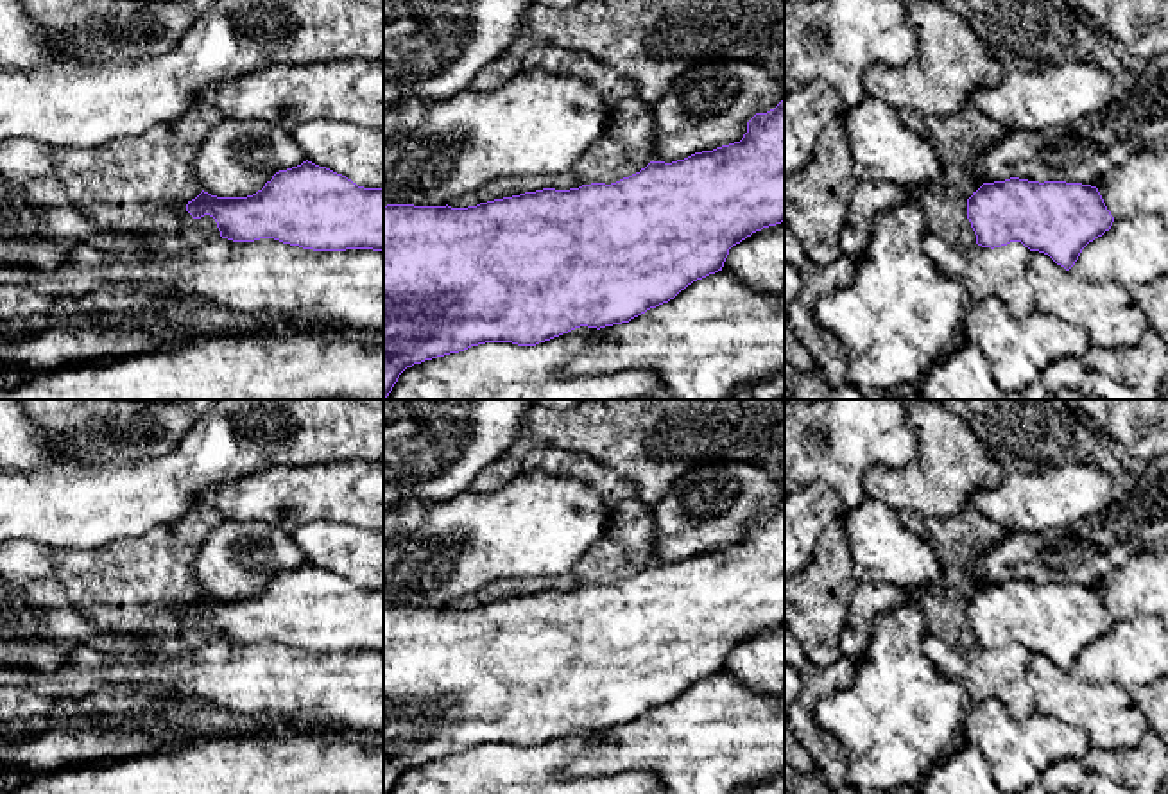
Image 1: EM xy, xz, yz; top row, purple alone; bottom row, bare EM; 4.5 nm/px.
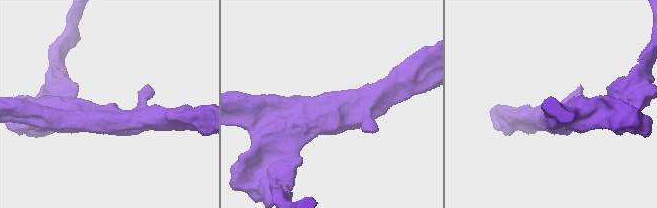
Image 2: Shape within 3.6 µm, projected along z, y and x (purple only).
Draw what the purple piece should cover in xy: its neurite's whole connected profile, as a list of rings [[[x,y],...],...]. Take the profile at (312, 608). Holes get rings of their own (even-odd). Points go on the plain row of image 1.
[[[308,561],[276,574],[262,591],[247,599],[217,599],[202,591],[188,602],[186,613],[193,620],[213,618],[220,638],[233,643],[274,640],[313,652],[383,652],[383,588],[358,588],[346,577]]]

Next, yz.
[[[1019,579],[983,584],[967,600],[967,620],[978,647],[1021,643],[1066,672],[1114,624],[1096,588]]]

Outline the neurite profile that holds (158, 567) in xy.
[[[197,504],[176,523],[138,538],[102,548],[59,548],[54,566],[64,597],[100,633],[145,631],[145,642],[156,652],[185,654],[219,640],[215,620],[193,620],[186,606],[202,593],[195,574],[199,550],[222,522],[217,509]]]

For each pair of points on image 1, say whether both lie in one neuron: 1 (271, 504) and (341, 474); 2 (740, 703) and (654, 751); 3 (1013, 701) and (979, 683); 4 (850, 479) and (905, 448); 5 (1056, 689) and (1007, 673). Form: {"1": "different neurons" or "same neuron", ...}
{"1": "same neuron", "2": "same neuron", "3": "same neuron", "4": "same neuron", "5": "different neurons"}

